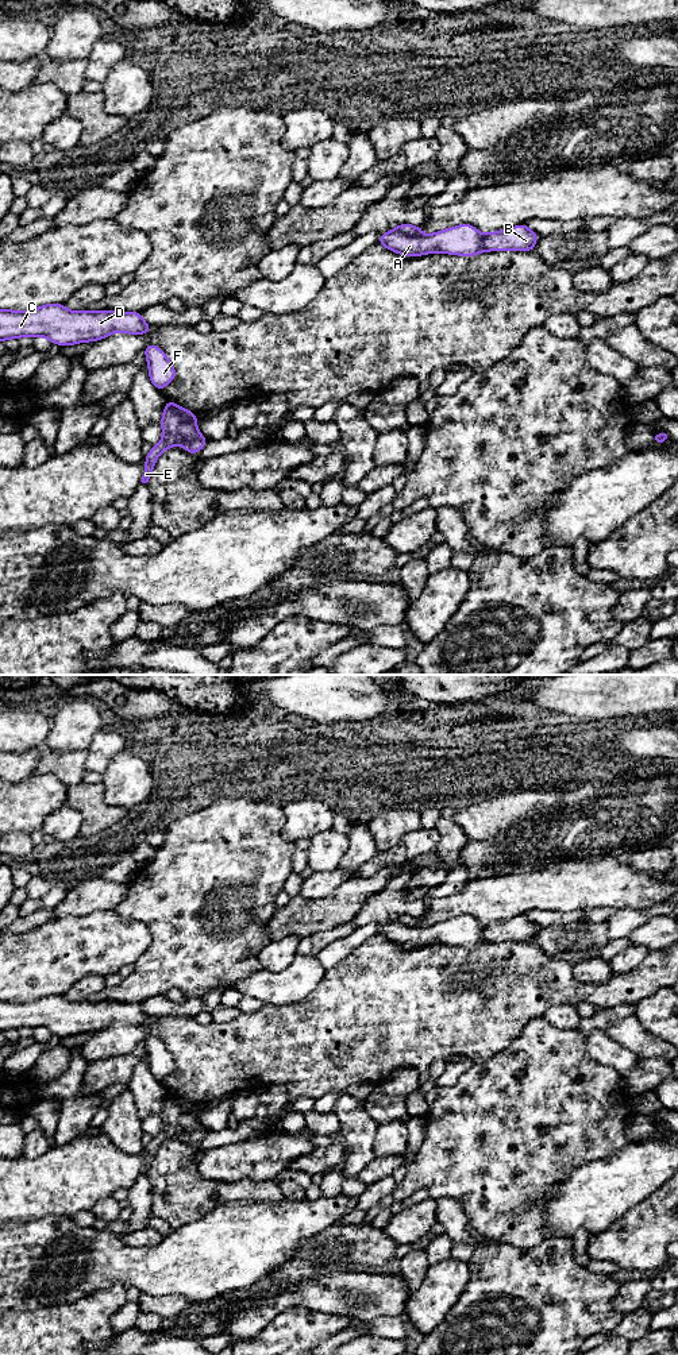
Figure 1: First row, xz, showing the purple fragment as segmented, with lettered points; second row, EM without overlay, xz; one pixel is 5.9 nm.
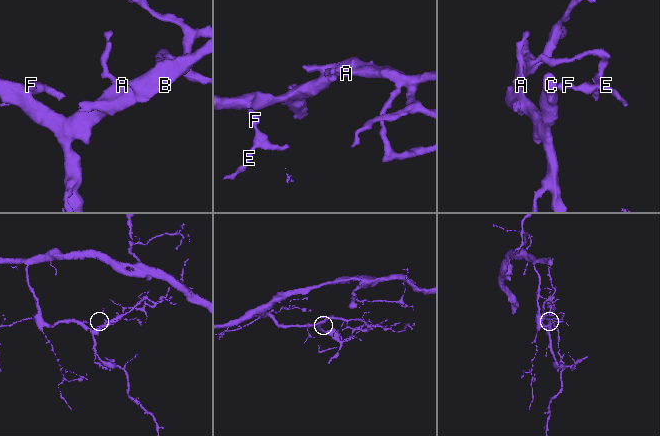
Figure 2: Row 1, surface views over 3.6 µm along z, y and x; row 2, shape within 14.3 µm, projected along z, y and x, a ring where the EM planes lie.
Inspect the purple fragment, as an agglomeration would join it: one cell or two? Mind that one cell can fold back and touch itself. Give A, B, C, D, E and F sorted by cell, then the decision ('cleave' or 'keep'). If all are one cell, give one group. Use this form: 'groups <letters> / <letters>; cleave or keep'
groups A C D E F / B; cleave

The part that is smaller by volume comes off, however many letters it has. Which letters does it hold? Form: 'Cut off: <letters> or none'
Cut off: B

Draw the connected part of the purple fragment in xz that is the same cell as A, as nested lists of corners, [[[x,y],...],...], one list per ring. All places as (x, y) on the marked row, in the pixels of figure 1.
[[[467,223],[431,235],[390,231],[381,233],[378,243],[409,258],[435,252],[471,256],[486,251],[482,233]]]

